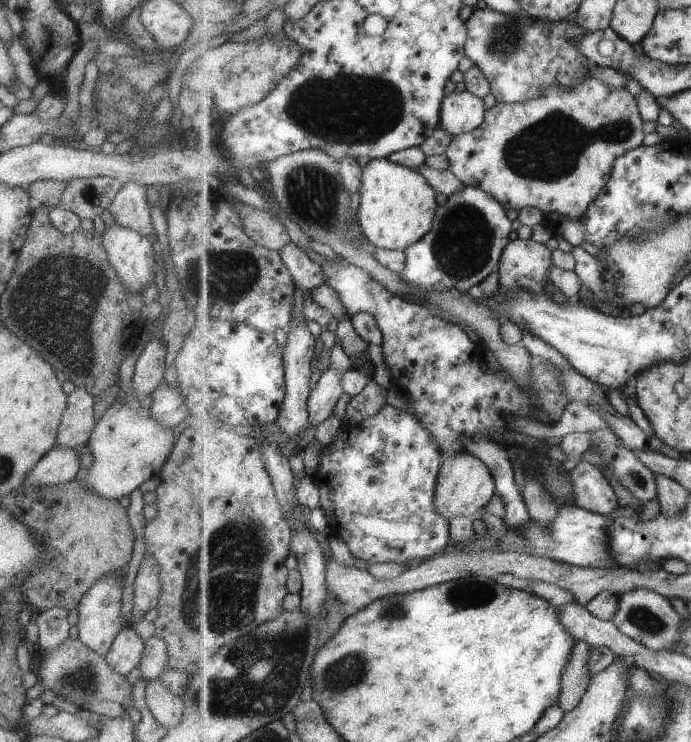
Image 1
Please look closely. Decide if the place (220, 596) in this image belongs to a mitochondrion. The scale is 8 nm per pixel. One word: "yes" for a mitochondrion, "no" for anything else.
yes

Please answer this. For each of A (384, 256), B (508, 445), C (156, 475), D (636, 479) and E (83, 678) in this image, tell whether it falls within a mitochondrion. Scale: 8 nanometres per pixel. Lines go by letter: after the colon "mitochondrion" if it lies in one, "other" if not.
A: other
B: other
C: other
D: mitochondrion
E: mitochondrion

